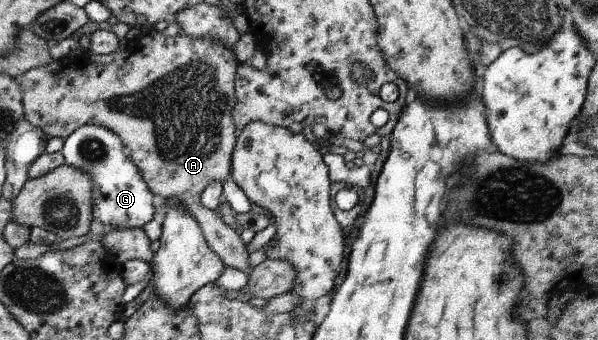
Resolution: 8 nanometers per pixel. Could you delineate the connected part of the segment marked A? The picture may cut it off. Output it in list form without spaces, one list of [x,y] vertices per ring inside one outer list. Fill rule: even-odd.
[[[149,28],[147,32],[143,33],[140,40],[133,40],[132,44],[125,50],[118,49],[109,54],[95,54],[89,48],[81,55],[60,58],[58,60],[53,60],[52,63],[48,63],[48,65],[29,69],[17,80],[23,95],[25,118],[32,123],[34,127],[42,130],[47,136],[47,139],[53,137],[66,138],[73,131],[76,131],[76,128],[82,127],[82,125],[100,125],[116,133],[125,145],[129,158],[136,164],[136,167],[140,169],[140,173],[144,176],[144,181],[146,181],[148,189],[150,189],[154,195],[160,195],[164,198],[180,199],[182,204],[187,207],[189,212],[200,224],[204,239],[206,239],[212,251],[216,252],[216,255],[218,255],[226,266],[240,269],[240,271],[244,271],[244,273],[248,274],[251,271],[251,267],[248,265],[250,250],[246,247],[246,244],[242,242],[240,235],[232,229],[232,227],[227,226],[222,220],[221,214],[218,214],[215,209],[210,209],[209,205],[205,204],[201,199],[202,191],[204,191],[204,188],[210,185],[212,181],[224,183],[224,181],[230,177],[231,157],[237,142],[238,134],[236,127],[234,127],[234,123],[232,123],[232,109],[234,109],[234,105],[236,105],[234,79],[236,79],[236,70],[239,66],[234,52],[230,51],[228,47],[224,47],[222,43],[214,43],[210,37],[198,37],[198,39],[196,39],[196,37],[190,37],[190,35],[171,37],[164,35],[164,33],[154,28]]]

